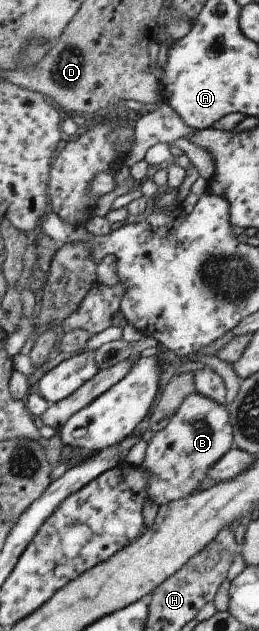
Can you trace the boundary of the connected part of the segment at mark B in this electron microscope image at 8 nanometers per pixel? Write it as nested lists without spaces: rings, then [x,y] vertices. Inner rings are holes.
[[[193,392],[178,406],[165,428],[146,438],[145,457],[137,466],[149,474],[146,488],[149,499],[158,505],[176,501],[197,490],[208,471],[232,448],[232,432],[225,406]]]

